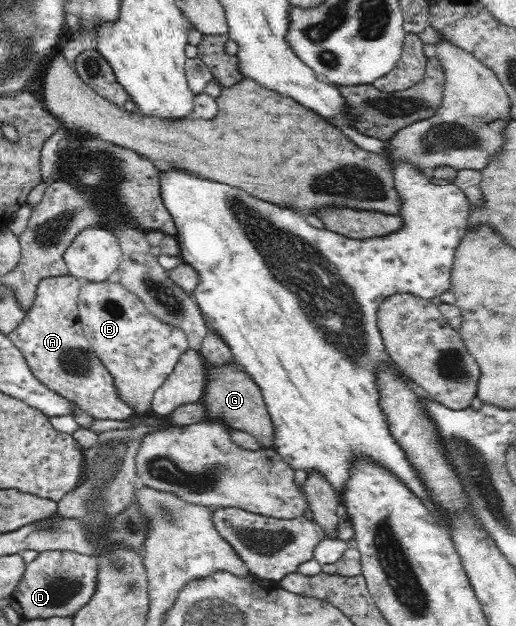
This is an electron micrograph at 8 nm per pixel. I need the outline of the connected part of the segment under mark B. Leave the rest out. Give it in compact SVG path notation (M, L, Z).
M110 281L83 282L78 302L79 319L85 337L102 364L114 377L114 385L116 385L119 398L129 406L134 407L134 412L137 412L138 415L149 413L154 393L164 384L164 380L172 374L180 356L188 350L189 339L181 331L181 328L164 324L153 314L150 314L141 300L132 292L128 292L121 283Z

